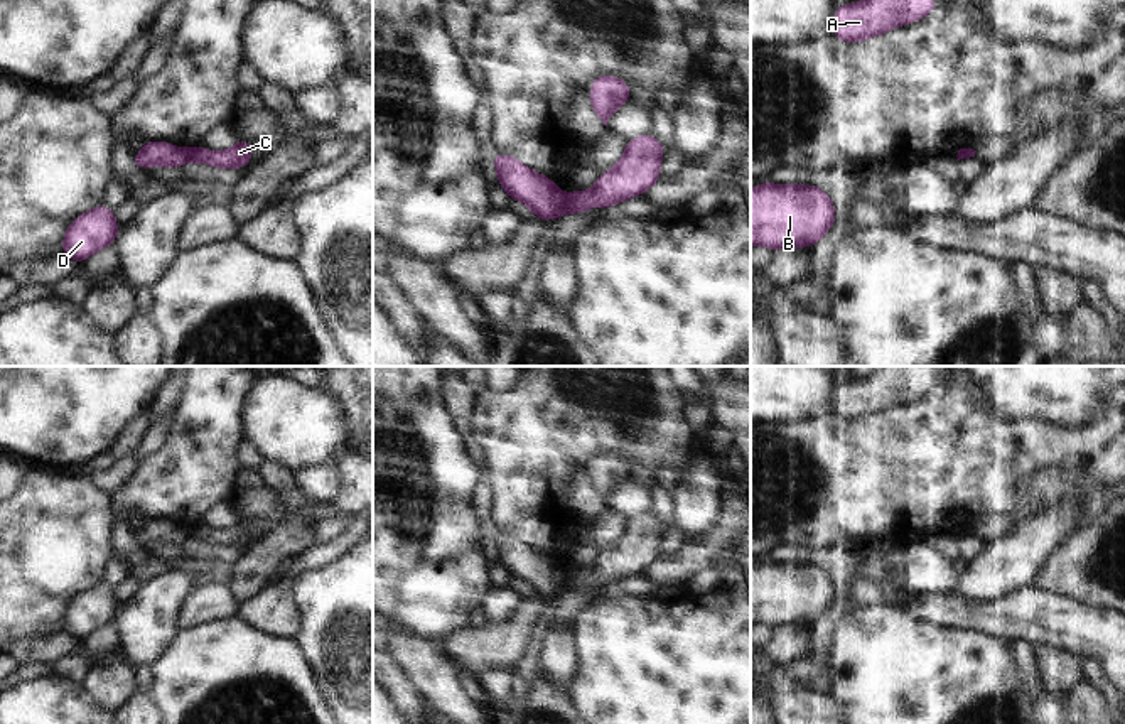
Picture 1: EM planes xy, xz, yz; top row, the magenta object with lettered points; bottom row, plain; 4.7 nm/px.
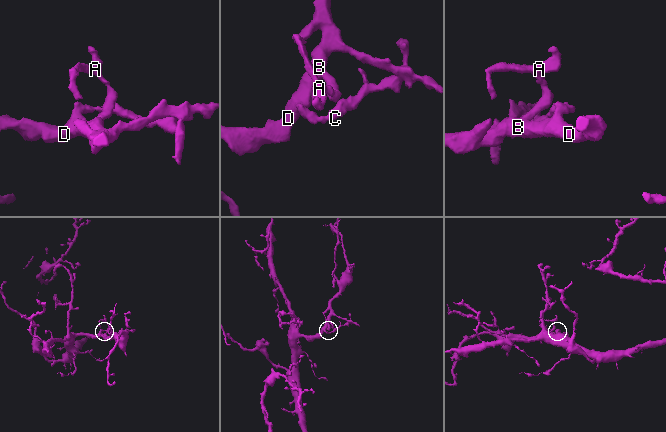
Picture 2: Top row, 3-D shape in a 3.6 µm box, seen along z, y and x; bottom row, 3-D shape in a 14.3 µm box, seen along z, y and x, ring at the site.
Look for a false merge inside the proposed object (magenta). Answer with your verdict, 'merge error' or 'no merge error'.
merge error

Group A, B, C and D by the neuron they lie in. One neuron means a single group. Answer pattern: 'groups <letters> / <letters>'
groups A B D / C

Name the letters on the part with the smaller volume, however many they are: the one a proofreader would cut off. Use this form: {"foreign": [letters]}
{"foreign": ["C"]}

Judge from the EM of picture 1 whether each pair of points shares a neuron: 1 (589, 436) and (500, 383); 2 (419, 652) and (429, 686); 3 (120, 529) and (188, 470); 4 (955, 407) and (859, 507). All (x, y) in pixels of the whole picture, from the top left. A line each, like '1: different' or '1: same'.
1: different
2: same
3: different
4: same

